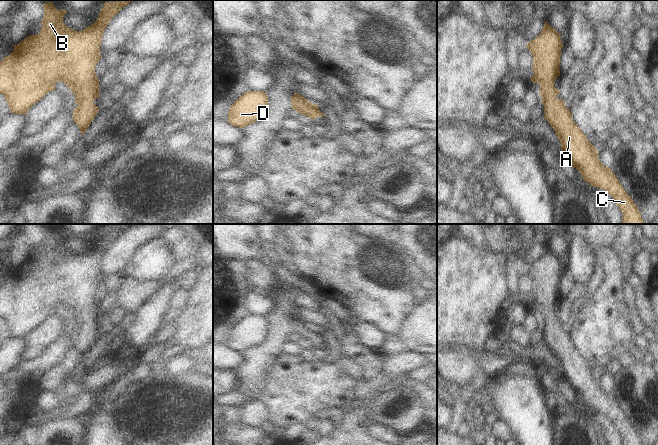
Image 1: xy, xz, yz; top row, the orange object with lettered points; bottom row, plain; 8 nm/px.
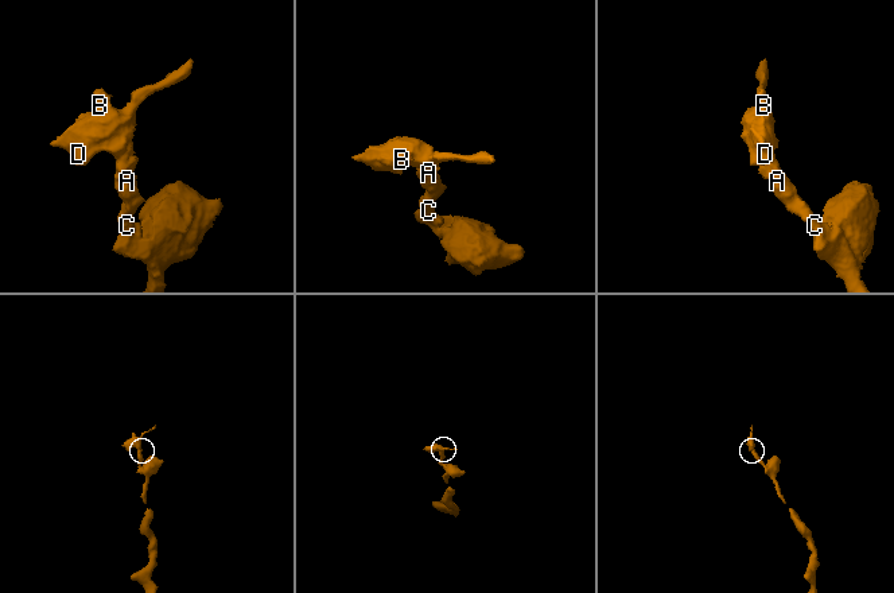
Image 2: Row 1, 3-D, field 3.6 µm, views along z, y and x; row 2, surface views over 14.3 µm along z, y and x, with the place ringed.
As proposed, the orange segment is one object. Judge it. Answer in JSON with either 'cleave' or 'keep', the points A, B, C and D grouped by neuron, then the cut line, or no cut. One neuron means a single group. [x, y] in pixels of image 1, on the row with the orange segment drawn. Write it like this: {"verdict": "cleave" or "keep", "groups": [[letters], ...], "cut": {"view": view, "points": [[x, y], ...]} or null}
{"verdict": "keep", "groups": [["A", "B", "C", "D"]], "cut": null}

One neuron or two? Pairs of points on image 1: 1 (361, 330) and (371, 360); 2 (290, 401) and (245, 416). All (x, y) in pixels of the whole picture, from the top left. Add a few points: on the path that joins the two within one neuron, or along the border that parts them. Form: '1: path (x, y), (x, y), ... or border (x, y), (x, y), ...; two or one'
1: border (354, 327), (357, 339), (368, 348), (378, 352); two
2: border (258, 398), (266, 408), (267, 423); two

